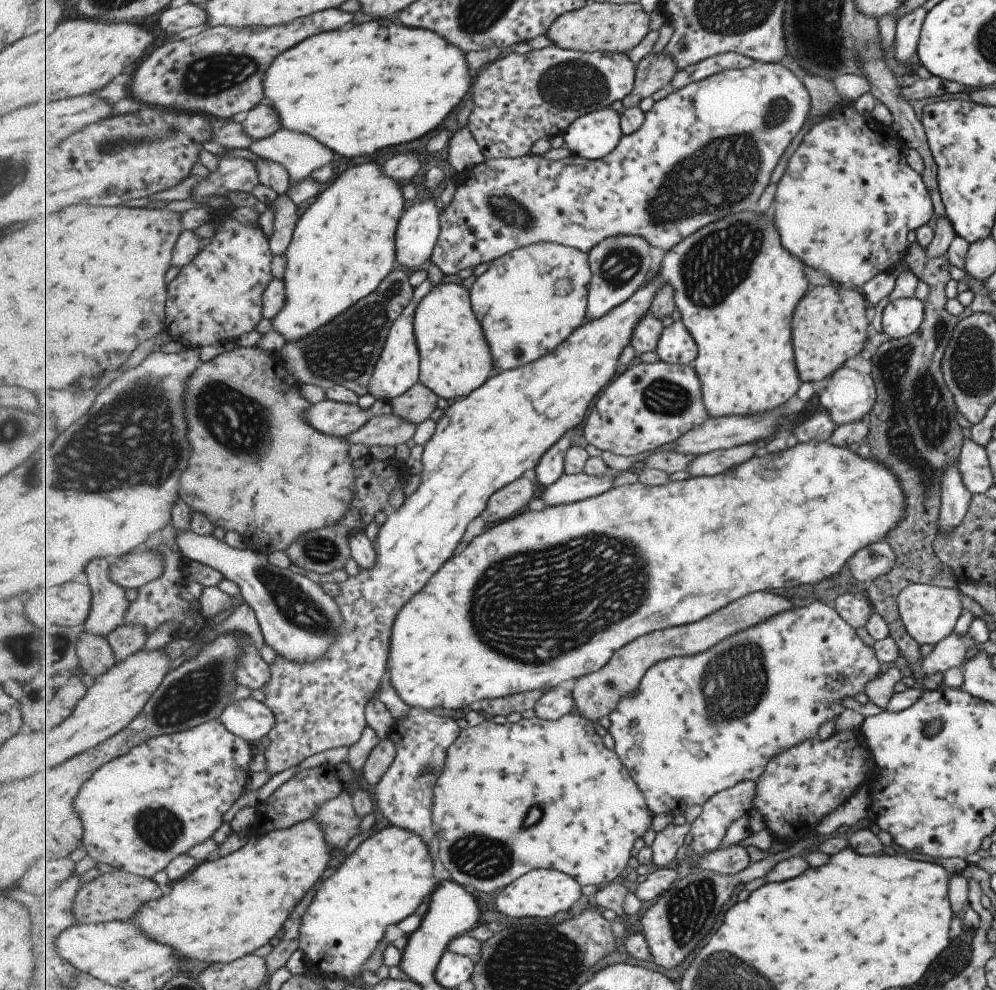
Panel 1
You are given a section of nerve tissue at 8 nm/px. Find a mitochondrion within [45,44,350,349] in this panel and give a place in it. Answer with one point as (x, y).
(208, 76)

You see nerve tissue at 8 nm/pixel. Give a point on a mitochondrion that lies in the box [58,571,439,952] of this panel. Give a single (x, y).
(195, 694)

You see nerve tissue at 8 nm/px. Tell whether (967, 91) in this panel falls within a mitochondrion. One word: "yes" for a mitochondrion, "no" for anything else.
no

